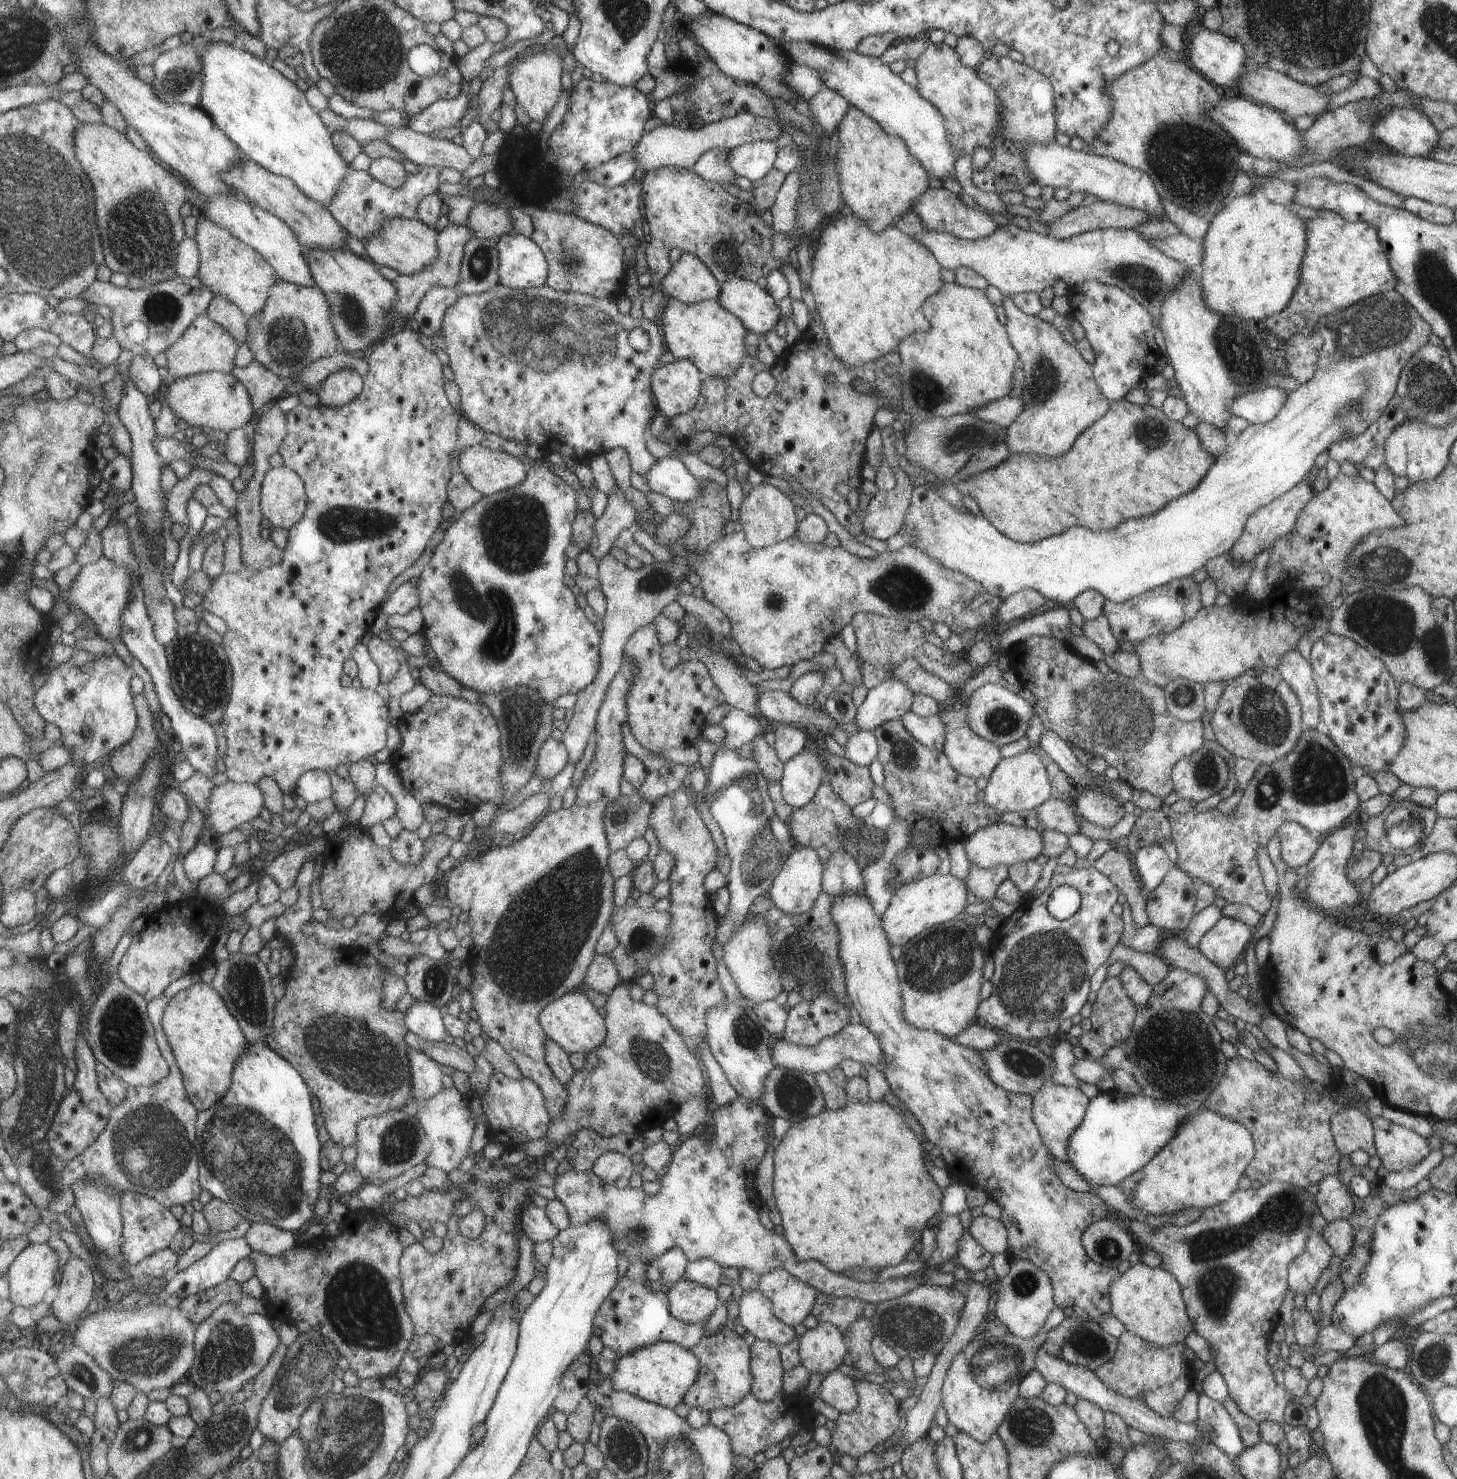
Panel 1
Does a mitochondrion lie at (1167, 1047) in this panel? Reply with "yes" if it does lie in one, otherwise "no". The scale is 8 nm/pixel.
yes

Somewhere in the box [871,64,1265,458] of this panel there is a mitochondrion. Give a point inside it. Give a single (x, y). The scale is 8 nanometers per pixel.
(1193, 163)

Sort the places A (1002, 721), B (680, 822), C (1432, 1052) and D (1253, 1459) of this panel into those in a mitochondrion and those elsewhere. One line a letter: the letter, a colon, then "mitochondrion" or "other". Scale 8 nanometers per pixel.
A: mitochondrion
B: mitochondrion
C: mitochondrion
D: other

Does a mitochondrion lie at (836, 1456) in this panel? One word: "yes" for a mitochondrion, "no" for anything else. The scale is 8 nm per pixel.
no

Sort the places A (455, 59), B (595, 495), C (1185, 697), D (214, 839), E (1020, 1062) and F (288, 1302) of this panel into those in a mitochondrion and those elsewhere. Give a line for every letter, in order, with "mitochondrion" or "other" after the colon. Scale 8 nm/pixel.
A: other
B: other
C: mitochondrion
D: other
E: mitochondrion
F: other

